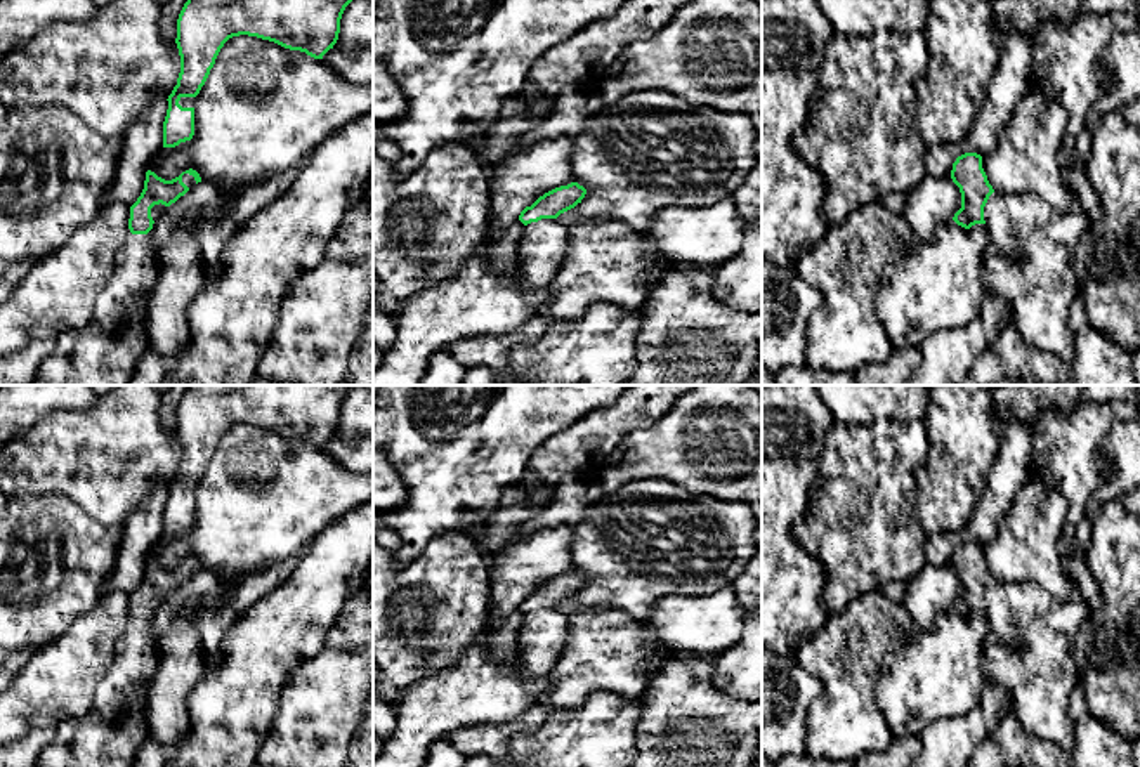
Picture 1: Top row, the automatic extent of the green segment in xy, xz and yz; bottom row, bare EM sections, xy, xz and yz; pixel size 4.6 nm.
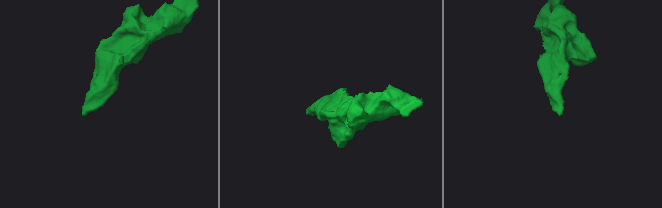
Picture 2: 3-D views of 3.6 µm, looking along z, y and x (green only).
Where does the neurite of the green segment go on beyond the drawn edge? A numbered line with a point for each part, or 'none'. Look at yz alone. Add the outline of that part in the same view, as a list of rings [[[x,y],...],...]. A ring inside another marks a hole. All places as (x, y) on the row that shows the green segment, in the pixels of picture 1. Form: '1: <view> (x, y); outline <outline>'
1: yz (1029, 245); outline [[[993,193],[984,206],[984,220],[987,243],[980,260],[982,286],[1005,297],[1010,309],[1006,326],[1015,328],[1025,344],[1071,364],[1069,307],[1078,297],[1071,259],[1090,219],[1079,208],[1057,212],[1034,194]]]

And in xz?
1: xz (540, 254); outline [[[541,219],[524,226],[517,246],[517,262],[527,288],[554,281],[567,250],[569,229],[557,219]]]

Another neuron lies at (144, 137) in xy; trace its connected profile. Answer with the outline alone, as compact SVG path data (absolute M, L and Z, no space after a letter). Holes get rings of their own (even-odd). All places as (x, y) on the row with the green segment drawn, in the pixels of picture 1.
M160 99L135 118L123 137L115 180L104 187L101 203L121 203L130 208L137 201L144 189L147 163L163 146L167 109L168 101Z

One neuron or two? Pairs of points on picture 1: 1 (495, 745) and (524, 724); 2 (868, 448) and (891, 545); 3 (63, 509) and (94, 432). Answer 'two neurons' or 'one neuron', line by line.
1: one neuron
2: one neuron
3: two neurons

